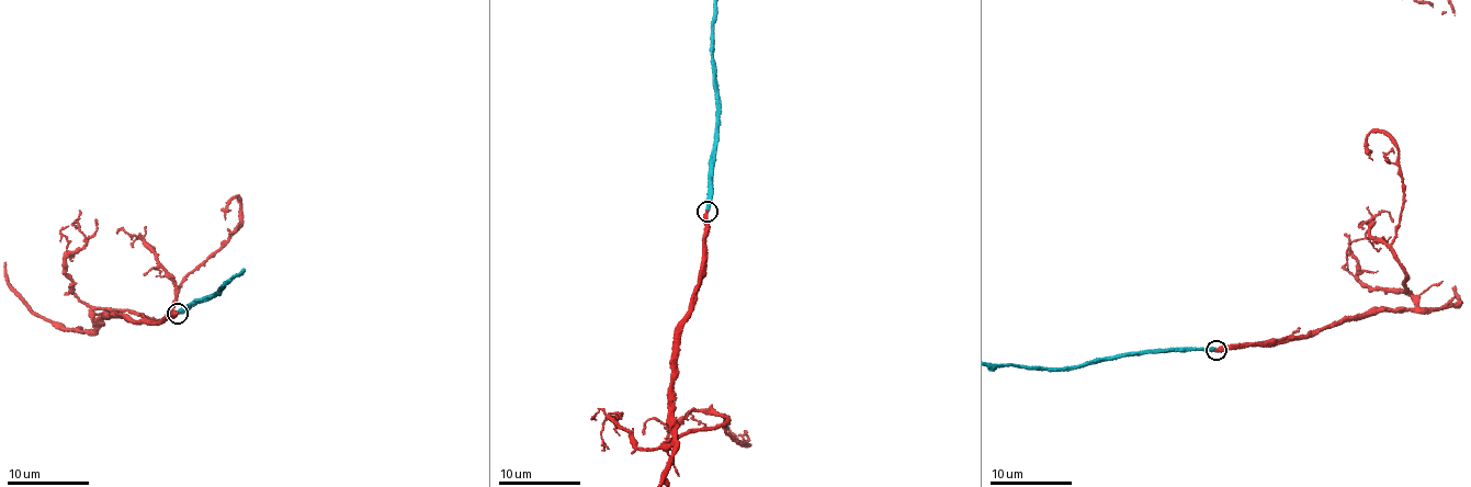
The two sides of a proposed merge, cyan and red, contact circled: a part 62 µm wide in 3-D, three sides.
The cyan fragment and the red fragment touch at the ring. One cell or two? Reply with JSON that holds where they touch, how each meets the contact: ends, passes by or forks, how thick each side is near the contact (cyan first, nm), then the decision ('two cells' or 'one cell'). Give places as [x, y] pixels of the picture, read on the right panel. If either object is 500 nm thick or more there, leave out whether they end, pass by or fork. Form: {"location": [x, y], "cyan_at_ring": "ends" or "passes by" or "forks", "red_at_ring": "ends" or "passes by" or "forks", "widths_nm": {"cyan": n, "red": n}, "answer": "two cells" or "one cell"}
{"location": [1215, 350], "cyan_at_ring": "ends", "red_at_ring": "ends", "widths_nm": {"cyan": 380, "red": 400}, "answer": "one cell"}

